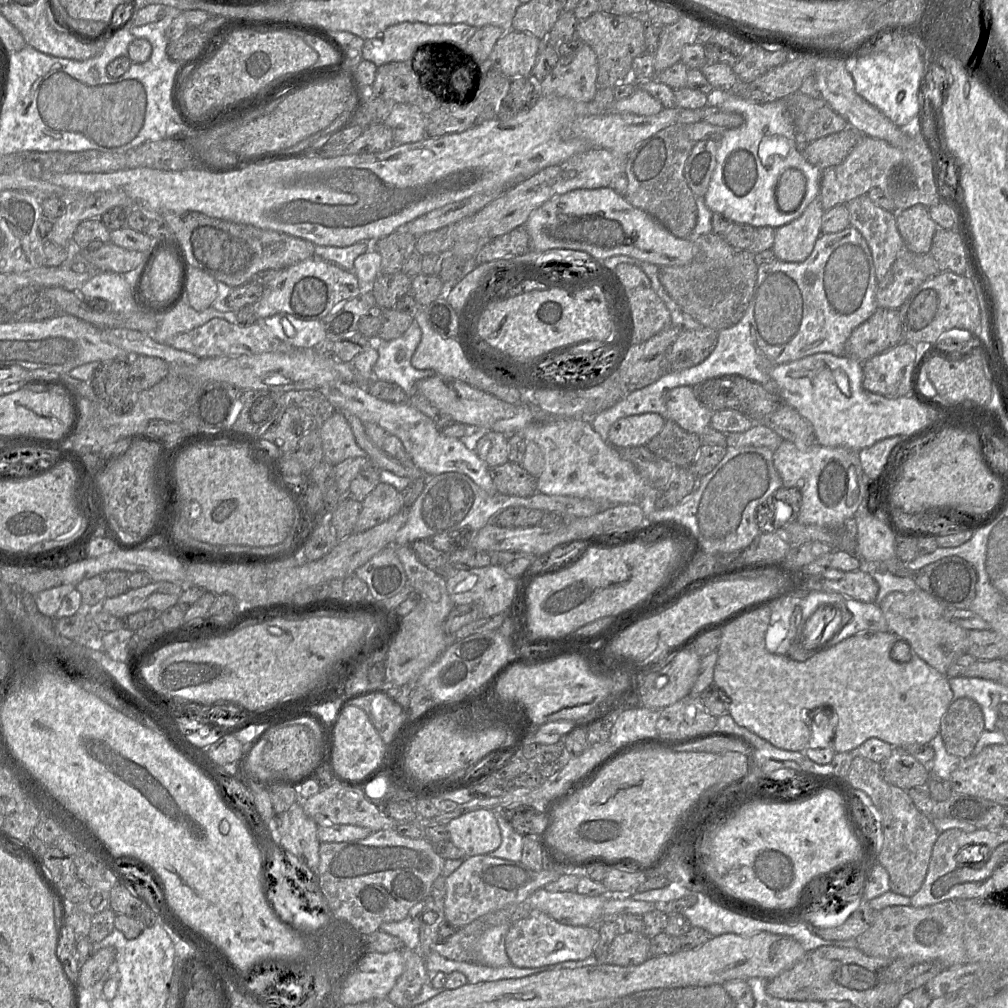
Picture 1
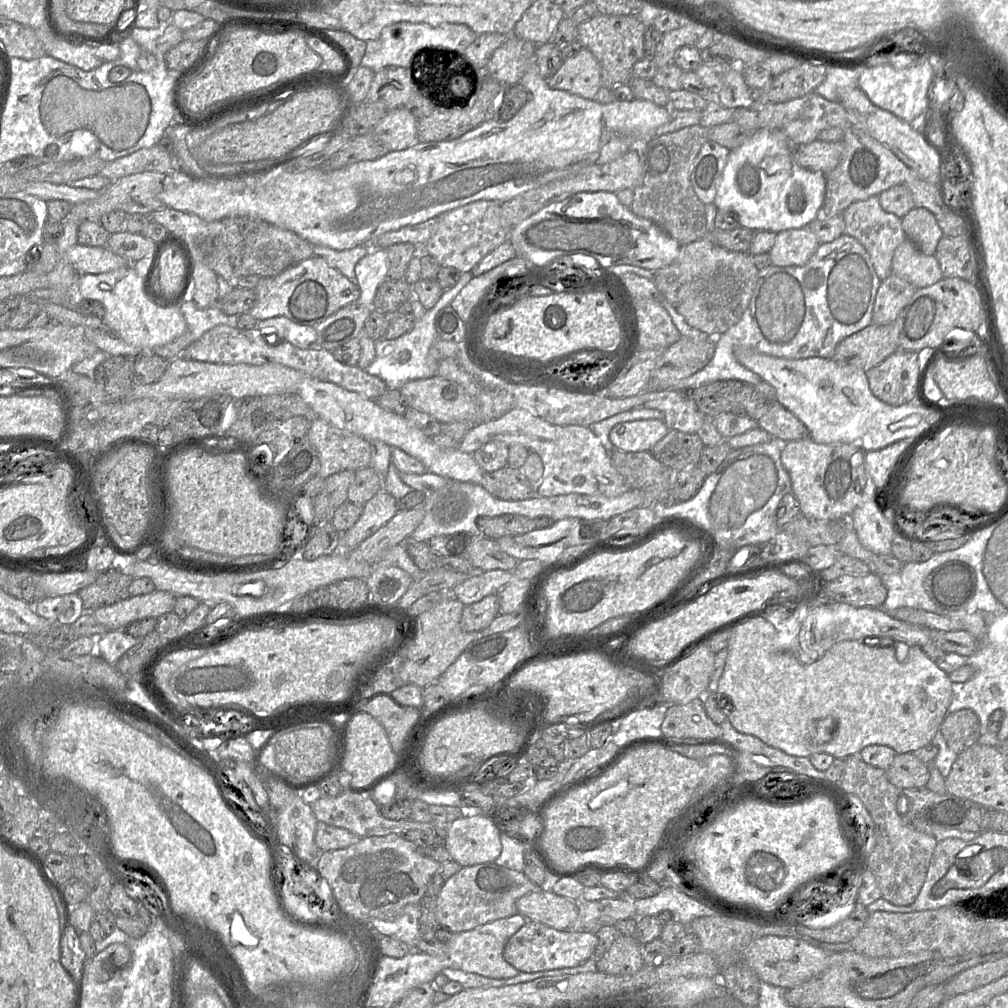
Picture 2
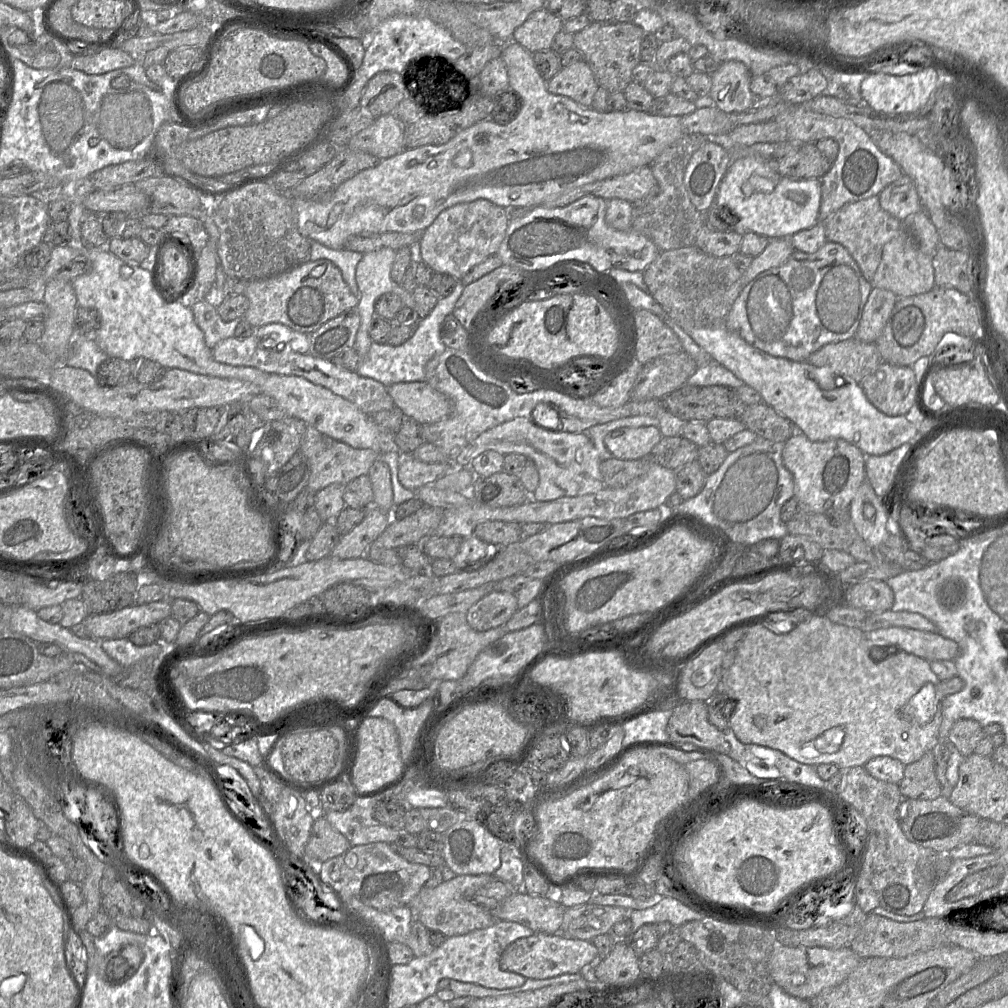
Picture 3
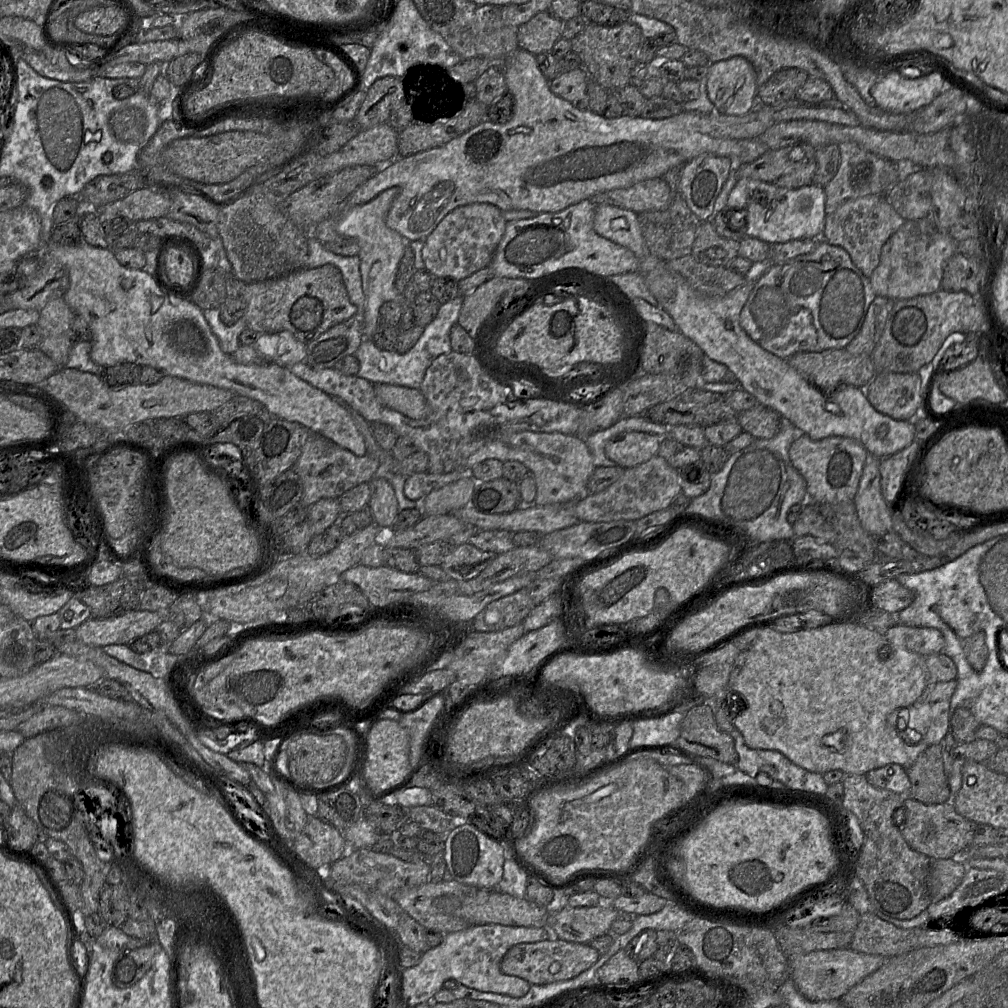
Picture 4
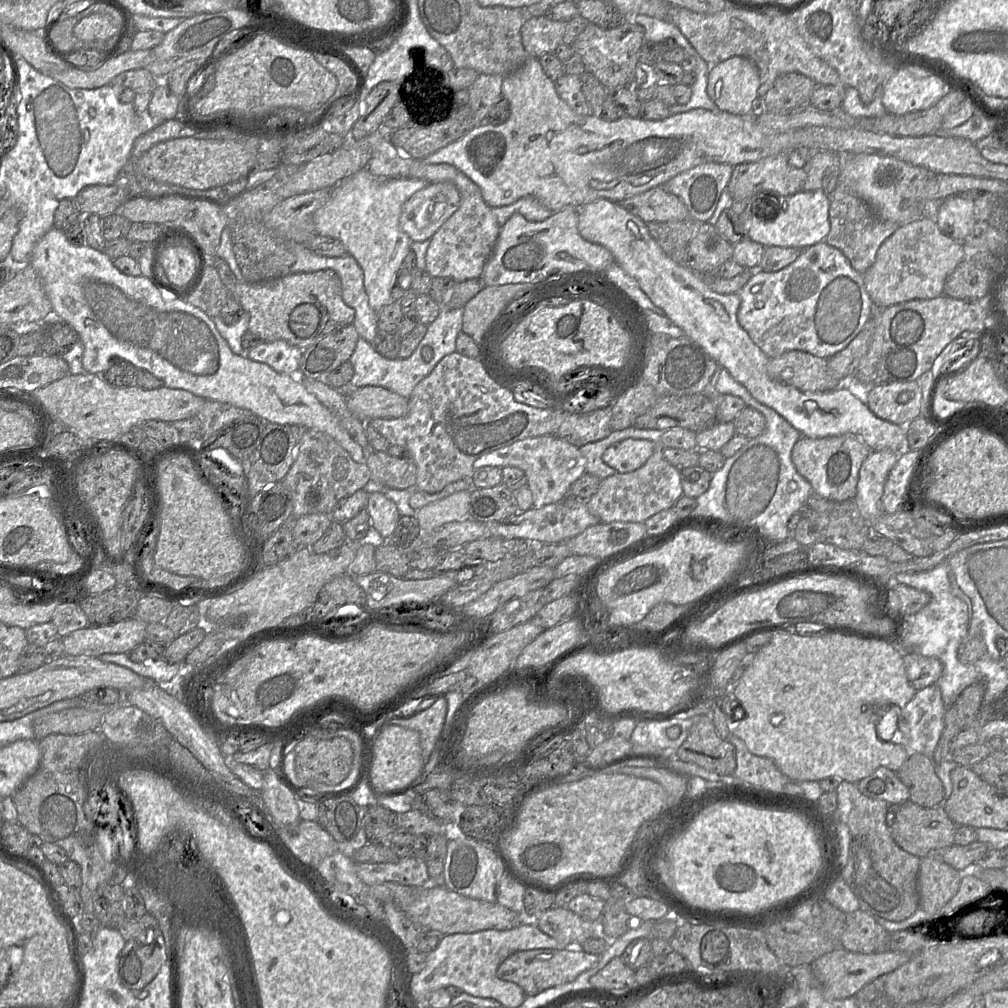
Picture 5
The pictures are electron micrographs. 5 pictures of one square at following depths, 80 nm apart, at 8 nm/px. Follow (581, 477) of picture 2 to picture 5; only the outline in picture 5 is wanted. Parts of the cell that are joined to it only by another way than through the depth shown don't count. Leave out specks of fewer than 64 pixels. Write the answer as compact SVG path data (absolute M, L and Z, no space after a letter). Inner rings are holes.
M542 435L516 441L481 456L473 463L474 470L485 466L522 469L533 494L533 508L542 508L566 496L570 486L586 472L586 459L581 455L579 447L555 435Z

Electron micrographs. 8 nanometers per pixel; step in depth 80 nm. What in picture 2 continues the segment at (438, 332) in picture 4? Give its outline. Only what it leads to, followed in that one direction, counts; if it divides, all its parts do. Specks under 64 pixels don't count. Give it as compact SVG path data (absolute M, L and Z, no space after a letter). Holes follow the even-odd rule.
M471 272L461 273L455 286L447 291L443 291L438 302L433 308L426 310L425 315L420 320L415 321L413 329L410 332L395 340L380 339L375 341L376 357L365 371L381 379L388 389L397 390L400 390L400 388L409 381L437 376L439 361L431 356L431 347L438 339L435 328L436 315L441 309L451 305L454 298L472 278Z

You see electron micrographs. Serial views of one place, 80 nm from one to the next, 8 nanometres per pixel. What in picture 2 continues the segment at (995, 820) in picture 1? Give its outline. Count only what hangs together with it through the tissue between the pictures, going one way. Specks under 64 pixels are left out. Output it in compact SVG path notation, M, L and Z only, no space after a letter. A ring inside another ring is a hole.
M927 787L922 789L901 789L897 801L897 810L910 826L935 837L938 841L948 837L958 838L960 832L949 830L972 831L975 833L989 830L992 811L996 811L950 793L937 794Z

